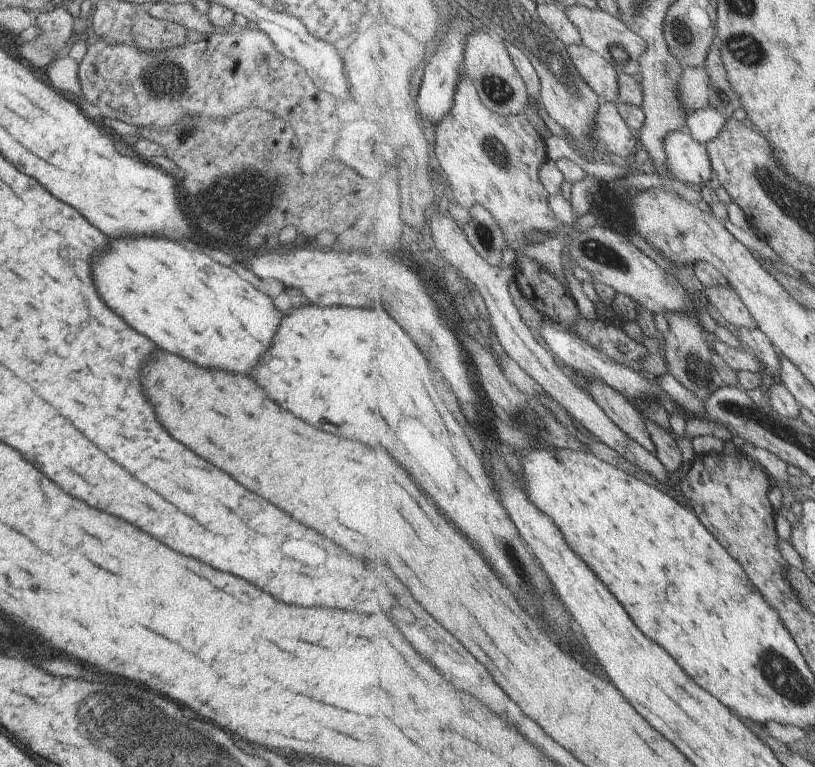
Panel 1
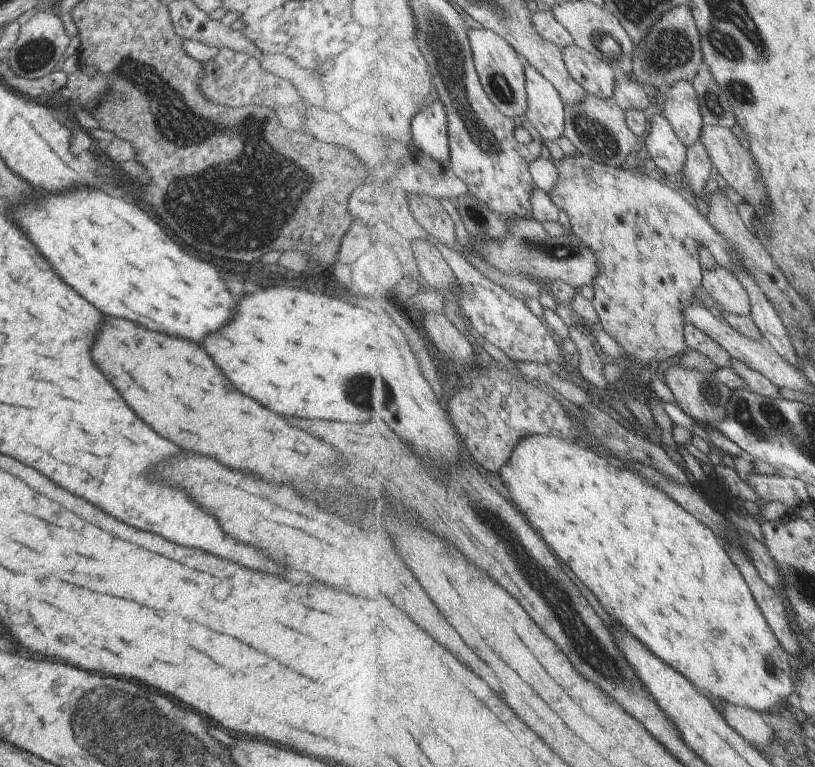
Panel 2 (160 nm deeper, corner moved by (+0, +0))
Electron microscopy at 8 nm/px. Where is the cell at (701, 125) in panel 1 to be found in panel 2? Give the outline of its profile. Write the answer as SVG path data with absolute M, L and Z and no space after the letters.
M697 140L693 146L688 148L687 164L685 164L682 174L692 188L694 196L705 199L712 170L709 152L702 140Z

